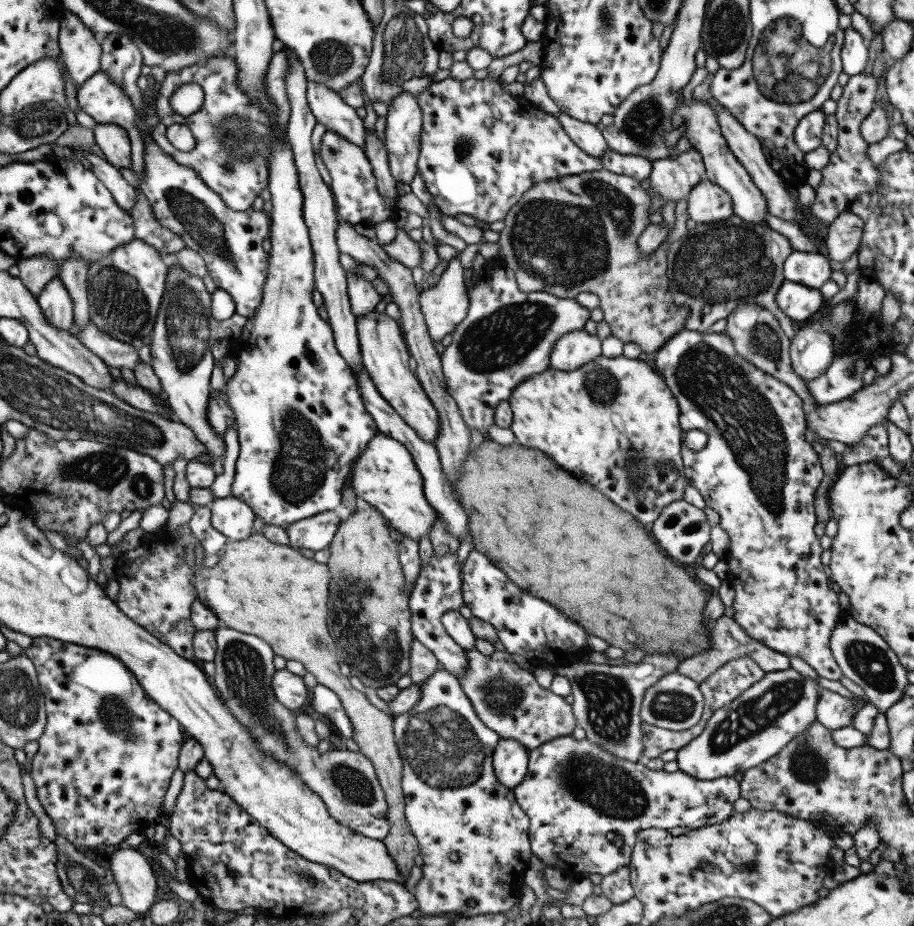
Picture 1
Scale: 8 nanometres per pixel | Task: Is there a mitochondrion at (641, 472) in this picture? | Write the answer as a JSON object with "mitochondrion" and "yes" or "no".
{"mitochondrion":"yes"}

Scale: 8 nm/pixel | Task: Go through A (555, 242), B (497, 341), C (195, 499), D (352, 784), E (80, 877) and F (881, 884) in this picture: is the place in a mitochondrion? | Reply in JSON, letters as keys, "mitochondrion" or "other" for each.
{"A":"mitochondrion","B":"mitochondrion","C":"other","D":"mitochondrion","E":"mitochondrion","F":"other"}

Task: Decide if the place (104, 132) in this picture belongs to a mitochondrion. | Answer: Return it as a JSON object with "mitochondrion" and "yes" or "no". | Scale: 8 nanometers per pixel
{"mitochondrion":"no"}

